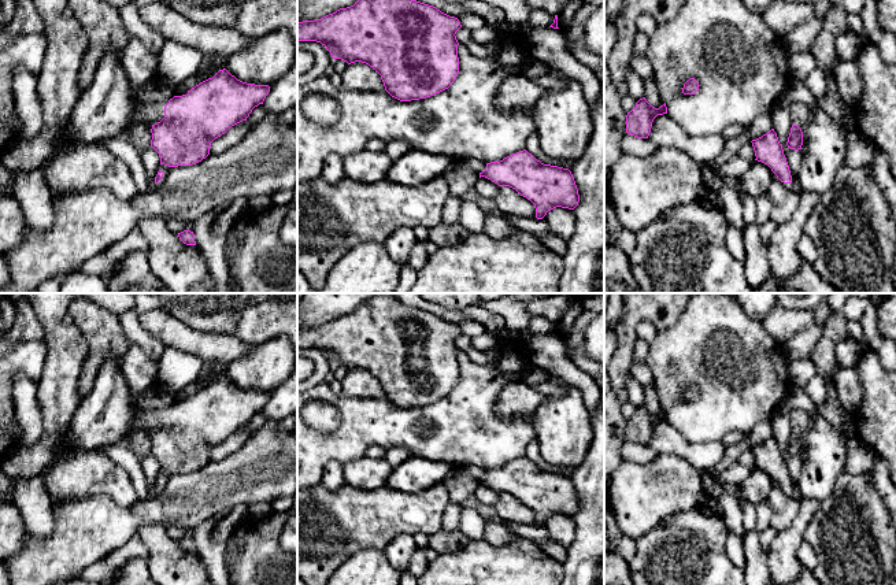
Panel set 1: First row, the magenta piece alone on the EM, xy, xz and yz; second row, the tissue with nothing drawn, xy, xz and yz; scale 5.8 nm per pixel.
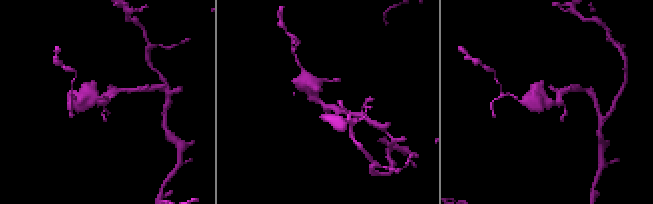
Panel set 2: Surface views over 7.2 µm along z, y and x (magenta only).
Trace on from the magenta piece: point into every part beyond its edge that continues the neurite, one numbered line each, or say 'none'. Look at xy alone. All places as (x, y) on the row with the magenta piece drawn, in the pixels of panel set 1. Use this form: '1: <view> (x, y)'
1: xy (154, 113)

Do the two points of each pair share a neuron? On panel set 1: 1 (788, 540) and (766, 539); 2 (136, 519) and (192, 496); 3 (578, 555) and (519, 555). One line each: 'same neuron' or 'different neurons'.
1: different neurons
2: same neuron
3: different neurons

